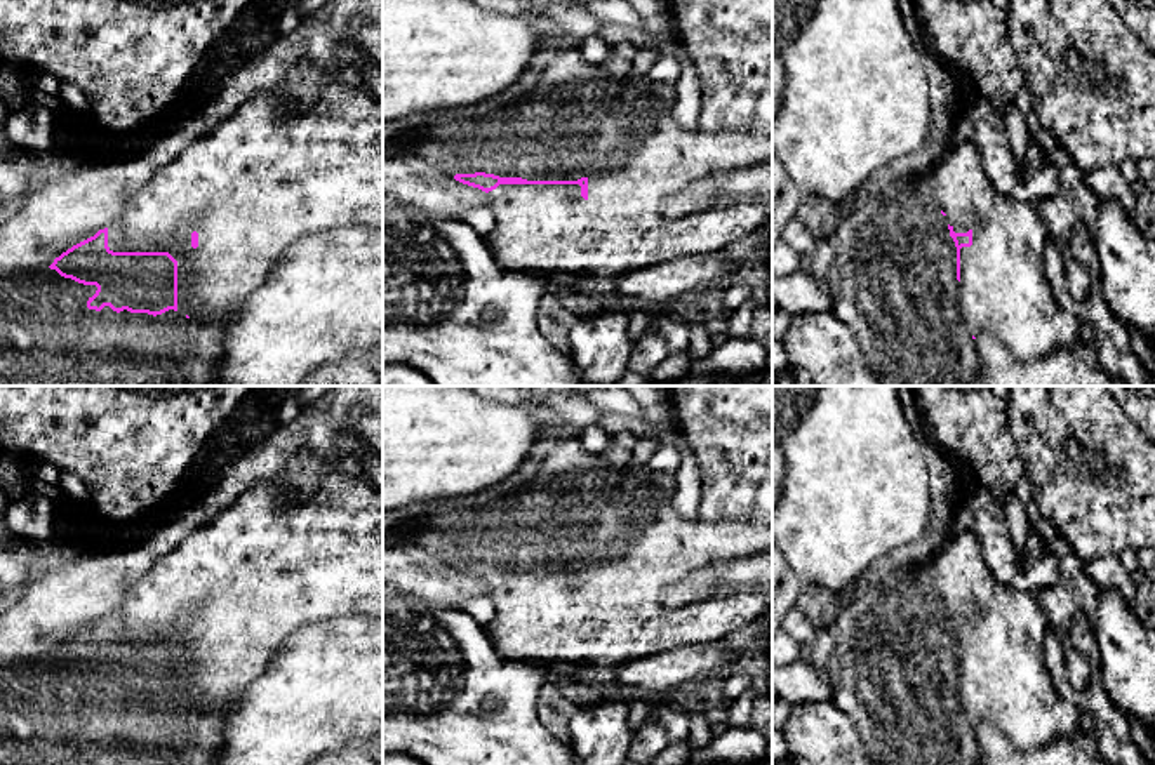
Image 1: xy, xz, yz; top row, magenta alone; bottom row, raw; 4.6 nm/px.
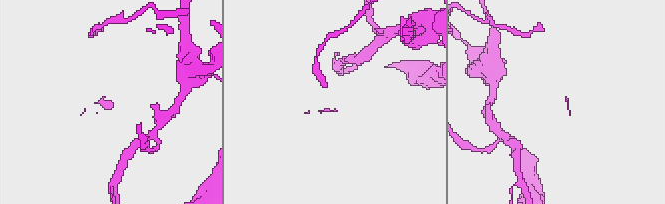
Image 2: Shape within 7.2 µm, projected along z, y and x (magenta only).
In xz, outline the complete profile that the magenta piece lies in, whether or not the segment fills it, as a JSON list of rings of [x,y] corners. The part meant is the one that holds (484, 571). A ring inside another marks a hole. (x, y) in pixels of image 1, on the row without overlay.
[[[475,562],[475,563],[456,563],[456,570],[478,577],[485,582],[496,579],[499,574],[579,574],[581,586],[588,589],[588,567],[581,567],[578,570],[527,570],[522,567],[499,567],[494,563]]]

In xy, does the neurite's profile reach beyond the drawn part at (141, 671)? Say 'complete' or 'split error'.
complete

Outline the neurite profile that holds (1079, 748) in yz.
[[[991,723],[976,727],[978,765],[1112,765],[1099,751],[1096,737],[1077,730],[1033,749],[1018,749],[1007,734]]]

